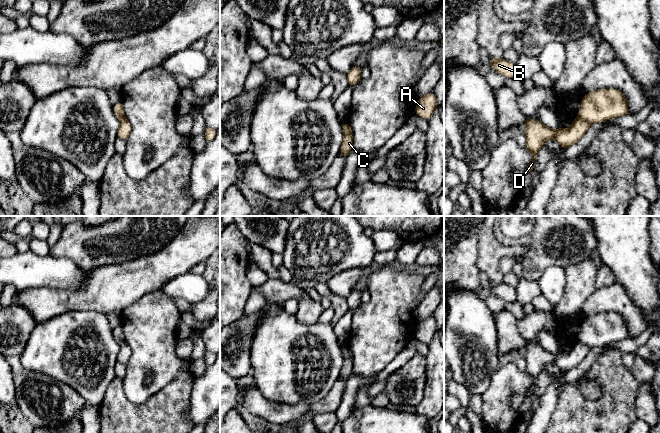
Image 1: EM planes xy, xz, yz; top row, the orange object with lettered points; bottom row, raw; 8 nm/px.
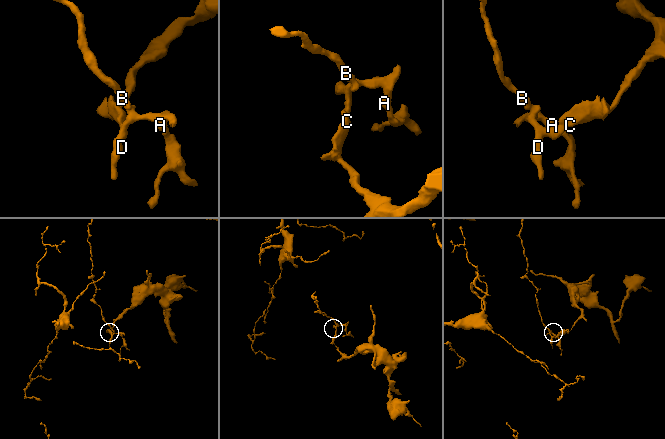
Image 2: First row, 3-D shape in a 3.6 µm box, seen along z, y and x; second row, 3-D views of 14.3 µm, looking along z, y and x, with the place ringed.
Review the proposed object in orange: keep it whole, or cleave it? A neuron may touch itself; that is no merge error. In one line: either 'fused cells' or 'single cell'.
fused cells

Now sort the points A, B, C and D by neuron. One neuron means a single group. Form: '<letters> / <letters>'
A B D / C

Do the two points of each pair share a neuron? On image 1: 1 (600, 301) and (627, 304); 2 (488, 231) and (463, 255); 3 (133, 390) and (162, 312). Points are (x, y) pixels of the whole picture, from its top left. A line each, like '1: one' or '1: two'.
1: one
2: two
3: one

